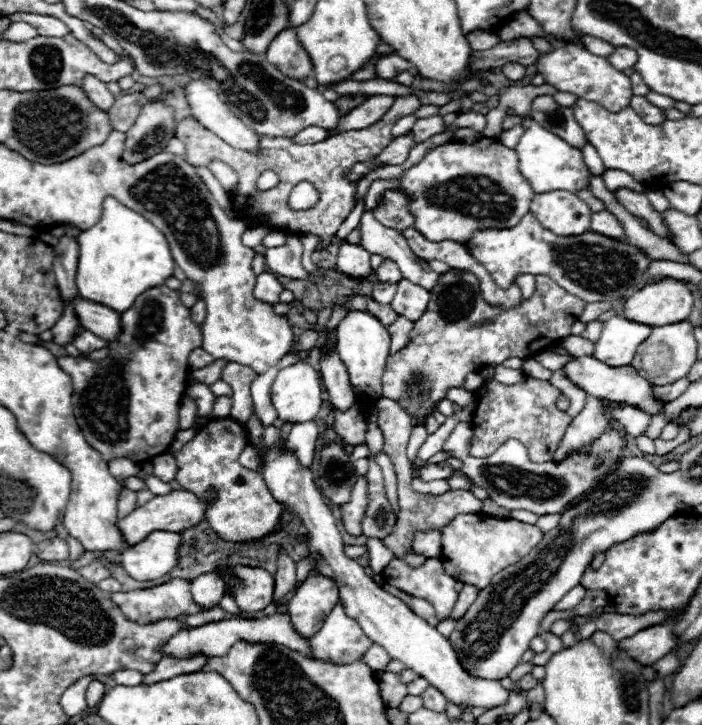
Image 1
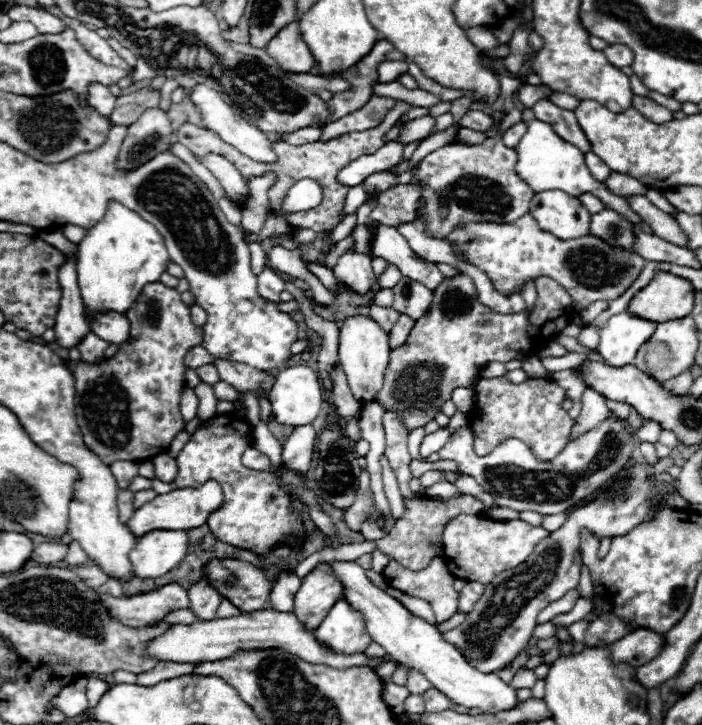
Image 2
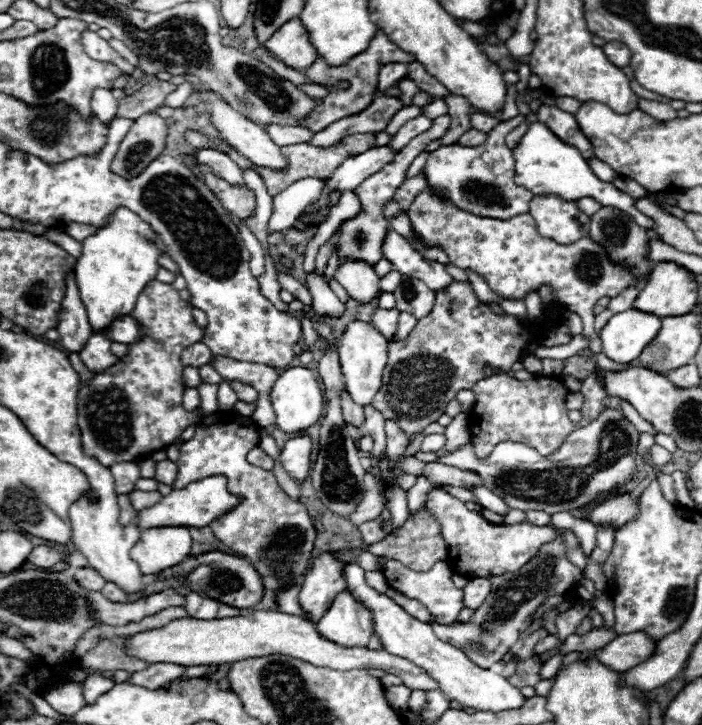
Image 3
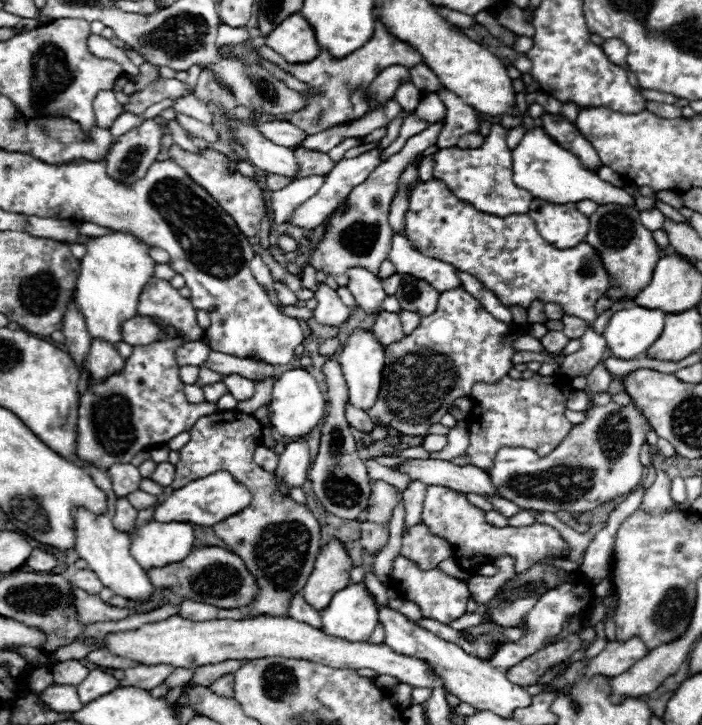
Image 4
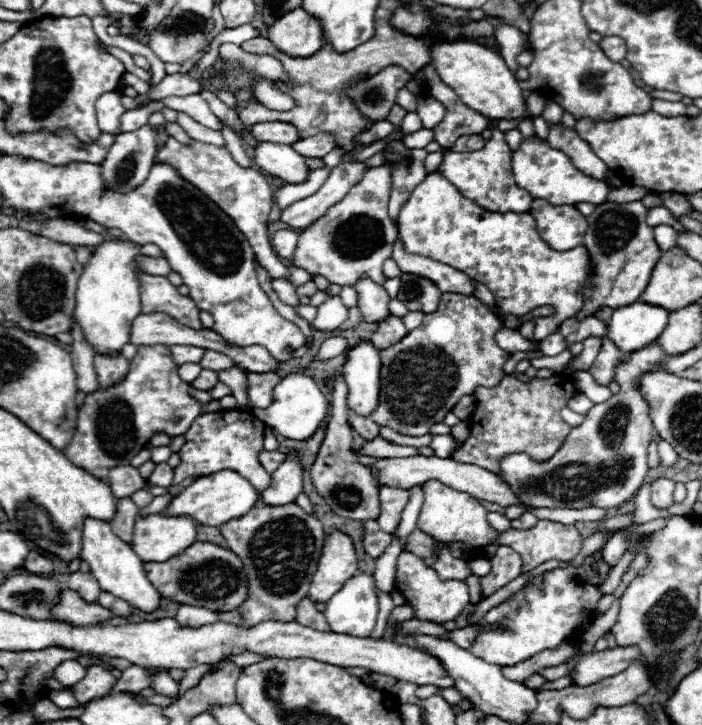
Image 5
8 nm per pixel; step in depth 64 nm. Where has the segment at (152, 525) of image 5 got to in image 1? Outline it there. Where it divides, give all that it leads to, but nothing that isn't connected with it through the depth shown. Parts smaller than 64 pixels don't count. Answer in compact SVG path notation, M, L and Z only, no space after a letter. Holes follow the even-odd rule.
M152 532L120 556L120 566L134 580L160 578L176 566L180 540L176 532Z

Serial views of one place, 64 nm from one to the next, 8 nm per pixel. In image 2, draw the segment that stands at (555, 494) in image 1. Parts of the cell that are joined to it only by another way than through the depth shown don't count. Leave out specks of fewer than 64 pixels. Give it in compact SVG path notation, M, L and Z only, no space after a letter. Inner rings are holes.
M608 416L608 420L604 420L598 428L568 442L566 448L548 462L534 458L532 450L520 440L502 442L500 456L490 456L490 460L480 458L472 448L470 426L462 426L454 436L450 436L446 446L440 450L440 458L456 460L458 470L472 476L486 492L490 492L498 506L520 512L534 510L538 514L558 514L576 506L580 500L594 498L598 488L606 486L608 480L618 476L630 464L632 448L634 440L628 424L614 416Z

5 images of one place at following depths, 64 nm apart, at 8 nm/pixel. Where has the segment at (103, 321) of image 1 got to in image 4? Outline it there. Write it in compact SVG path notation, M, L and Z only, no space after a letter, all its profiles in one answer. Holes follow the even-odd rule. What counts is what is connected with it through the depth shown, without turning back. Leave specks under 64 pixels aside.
M136 316L136 318L130 318L128 322L124 322L124 326L122 326L122 342L132 344L132 346L150 344L160 338L162 338L162 334L150 318Z

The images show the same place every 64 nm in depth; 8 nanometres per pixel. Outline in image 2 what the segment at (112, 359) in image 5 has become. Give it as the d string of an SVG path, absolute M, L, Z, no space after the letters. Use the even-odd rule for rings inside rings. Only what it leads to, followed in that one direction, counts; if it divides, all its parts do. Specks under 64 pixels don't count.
M88 332L88 334L80 340L78 350L80 350L80 354L82 354L82 360L86 360L86 362L102 362L104 350L106 350L108 346L110 346L110 344L108 344L106 340L102 340L102 338L98 338L96 334Z

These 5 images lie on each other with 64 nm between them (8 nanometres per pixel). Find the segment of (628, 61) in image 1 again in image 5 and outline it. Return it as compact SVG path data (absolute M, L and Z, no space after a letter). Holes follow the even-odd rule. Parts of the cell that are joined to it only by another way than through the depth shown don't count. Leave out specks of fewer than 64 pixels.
M604 36L600 40L600 48L614 62L620 62L620 60L626 58L626 42L622 38L618 38L618 36Z

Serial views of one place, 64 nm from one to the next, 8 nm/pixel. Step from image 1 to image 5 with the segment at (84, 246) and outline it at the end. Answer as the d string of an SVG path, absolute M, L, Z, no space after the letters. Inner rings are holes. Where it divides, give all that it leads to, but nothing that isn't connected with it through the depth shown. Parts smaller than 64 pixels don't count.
M104 240L94 246L88 264L82 270L76 290L74 316L82 326L86 340L94 346L94 352L120 352L128 344L130 324L140 316L140 274L144 272L136 256L140 256L140 244L130 240Z

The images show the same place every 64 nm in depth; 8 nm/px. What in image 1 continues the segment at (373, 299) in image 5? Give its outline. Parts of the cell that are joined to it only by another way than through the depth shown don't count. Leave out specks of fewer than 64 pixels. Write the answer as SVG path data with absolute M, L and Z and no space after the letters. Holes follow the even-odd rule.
M342 242L338 246L336 270L338 272L344 272L344 274L348 274L352 278L364 278L364 276L368 276L372 272L368 250L362 248L360 244Z

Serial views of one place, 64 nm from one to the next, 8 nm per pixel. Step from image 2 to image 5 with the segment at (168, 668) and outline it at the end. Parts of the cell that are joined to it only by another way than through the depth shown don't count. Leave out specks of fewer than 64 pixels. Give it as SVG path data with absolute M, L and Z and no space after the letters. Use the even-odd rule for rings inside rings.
M132 664L132 666L126 668L126 670L122 672L122 676L118 678L118 682L116 682L116 686L114 686L114 692L134 692L134 694L138 694L140 690L150 688L150 686L152 686L152 678L150 678L150 674L146 672L146 668Z

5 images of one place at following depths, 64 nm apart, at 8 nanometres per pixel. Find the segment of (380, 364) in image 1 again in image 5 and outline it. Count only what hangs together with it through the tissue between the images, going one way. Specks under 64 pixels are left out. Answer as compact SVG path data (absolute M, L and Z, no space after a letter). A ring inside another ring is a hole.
M362 340L348 350L342 366L348 384L348 408L360 416L368 416L380 394L380 350L372 342Z

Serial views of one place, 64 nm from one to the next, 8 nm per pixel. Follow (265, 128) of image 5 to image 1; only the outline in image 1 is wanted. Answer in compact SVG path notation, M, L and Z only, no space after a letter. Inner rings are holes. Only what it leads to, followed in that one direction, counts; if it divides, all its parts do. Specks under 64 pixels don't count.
M308 126L302 132L298 132L292 140L294 142L320 142L324 138L328 138L328 130L324 130L320 126Z

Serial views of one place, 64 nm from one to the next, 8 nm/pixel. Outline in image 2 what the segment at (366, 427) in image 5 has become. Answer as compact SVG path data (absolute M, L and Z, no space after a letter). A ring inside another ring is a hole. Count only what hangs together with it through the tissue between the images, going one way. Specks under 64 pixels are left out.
M336 364L330 372L330 378L334 382L332 386L332 402L336 406L338 416L342 418L360 418L360 402L356 402L356 398L352 396L348 382L346 382L346 374L342 372L342 368Z

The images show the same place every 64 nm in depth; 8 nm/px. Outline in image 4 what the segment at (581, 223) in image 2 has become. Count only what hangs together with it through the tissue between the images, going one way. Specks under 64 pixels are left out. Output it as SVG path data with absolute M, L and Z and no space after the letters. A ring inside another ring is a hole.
M534 198L528 214L536 222L540 236L556 248L576 246L586 238L590 228L588 216L580 214L576 204L554 204Z

